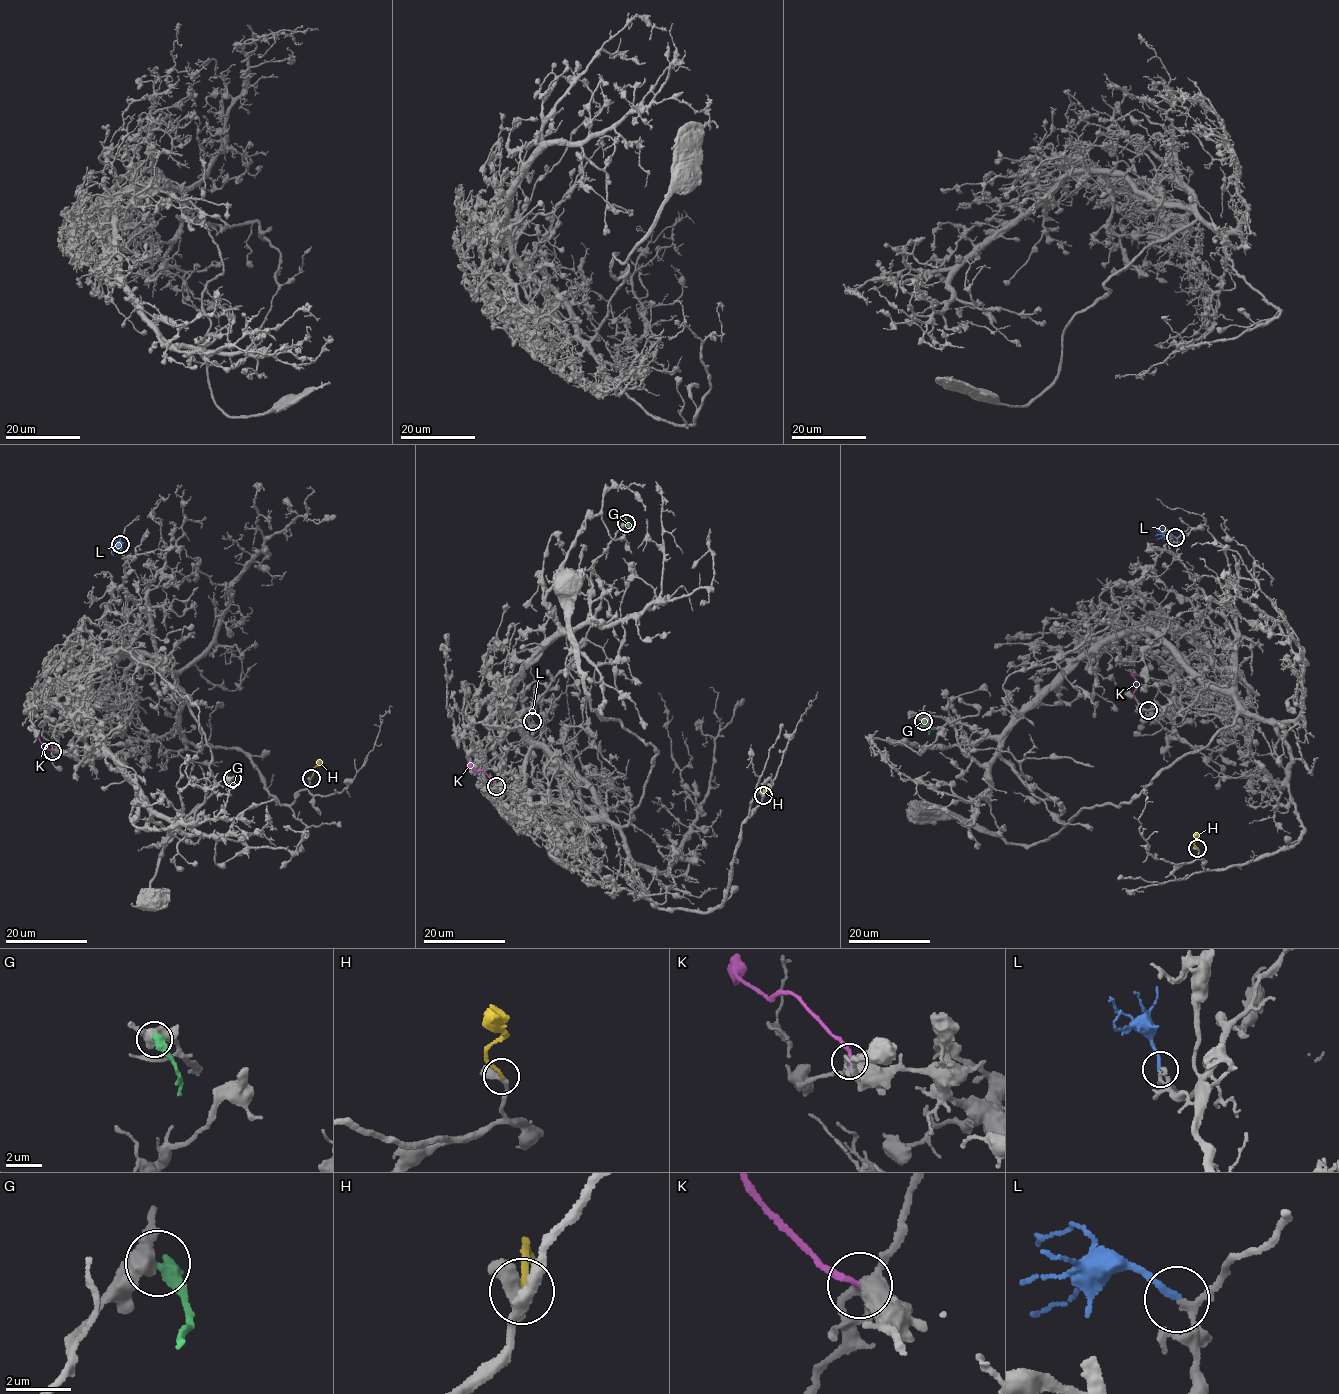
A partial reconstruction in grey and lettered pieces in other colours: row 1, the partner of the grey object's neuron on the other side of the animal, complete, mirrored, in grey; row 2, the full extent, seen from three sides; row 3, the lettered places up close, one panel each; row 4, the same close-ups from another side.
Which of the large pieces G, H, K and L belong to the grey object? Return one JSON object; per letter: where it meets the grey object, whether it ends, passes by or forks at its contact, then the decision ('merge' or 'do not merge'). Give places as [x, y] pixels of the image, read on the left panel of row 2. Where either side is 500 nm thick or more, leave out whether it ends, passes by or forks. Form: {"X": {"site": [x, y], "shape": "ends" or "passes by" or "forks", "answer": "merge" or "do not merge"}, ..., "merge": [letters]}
{"G": {"site": [232, 778], "answer": "do not merge"}, "H": {"site": [311, 778], "shape": "ends", "answer": "merge"}, "K": {"site": [52, 751], "shape": "ends", "answer": "do not merge"}, "L": {"site": [120, 544], "shape": "ends", "answer": "do not merge"}, "merge": ["H"]}

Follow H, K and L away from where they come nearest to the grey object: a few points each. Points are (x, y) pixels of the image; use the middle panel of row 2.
H: (763, 795), (768, 783)
K: (496, 785), (483, 770), (477, 771), (468, 761)
L: (532, 721), (528, 712), (522, 712), (523, 707)

